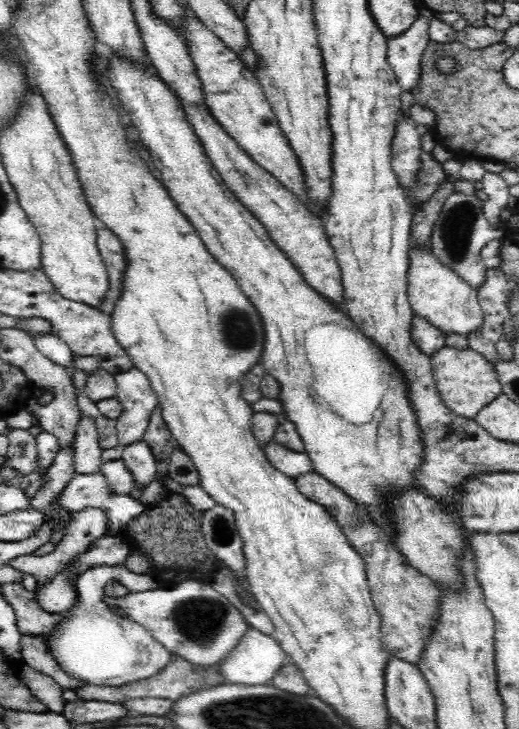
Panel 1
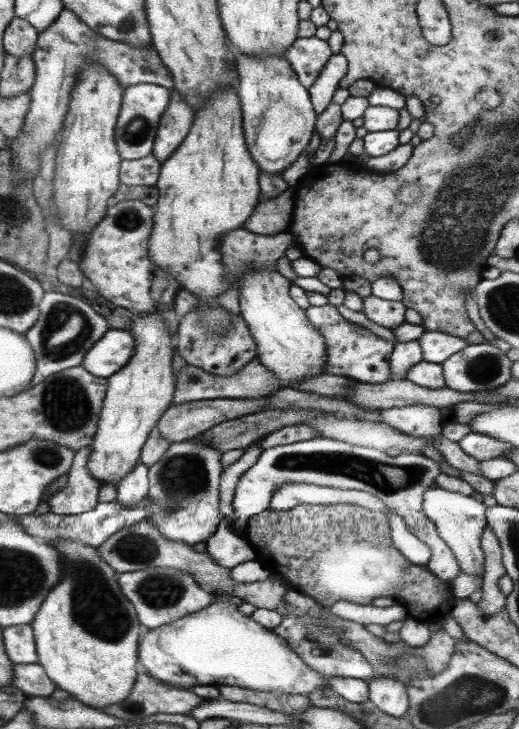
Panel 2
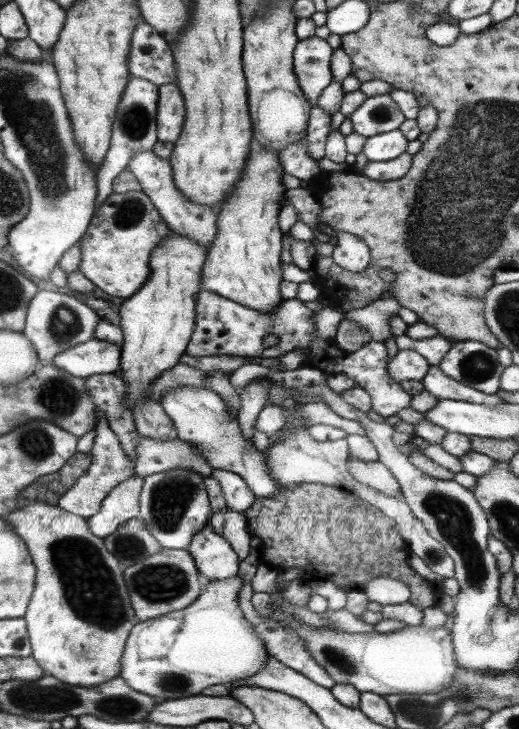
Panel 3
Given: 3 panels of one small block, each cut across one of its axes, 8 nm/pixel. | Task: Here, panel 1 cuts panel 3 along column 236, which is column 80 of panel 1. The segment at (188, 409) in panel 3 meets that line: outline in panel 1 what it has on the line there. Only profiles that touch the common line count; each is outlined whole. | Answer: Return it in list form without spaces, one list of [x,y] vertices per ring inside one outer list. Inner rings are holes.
[[[82,417],[79,420],[75,428],[73,447],[75,472],[84,475],[98,473],[105,450],[99,445],[99,434],[94,419]]]

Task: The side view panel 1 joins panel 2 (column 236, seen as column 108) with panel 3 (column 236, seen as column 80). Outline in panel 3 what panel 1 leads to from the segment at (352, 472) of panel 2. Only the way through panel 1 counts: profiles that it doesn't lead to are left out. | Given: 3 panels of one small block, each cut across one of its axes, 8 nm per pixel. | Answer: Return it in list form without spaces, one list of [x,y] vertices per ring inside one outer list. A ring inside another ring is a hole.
[[[213,468],[209,477],[214,478],[220,484],[227,508],[242,513],[252,507],[256,497],[248,490],[238,474]]]

